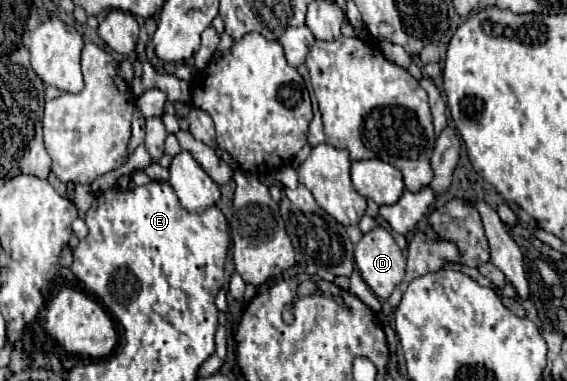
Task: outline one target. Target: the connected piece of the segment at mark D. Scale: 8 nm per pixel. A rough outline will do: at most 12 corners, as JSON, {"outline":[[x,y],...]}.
{"outline":[[381,226],[355,244],[365,284],[387,300],[405,276],[405,256]]}

